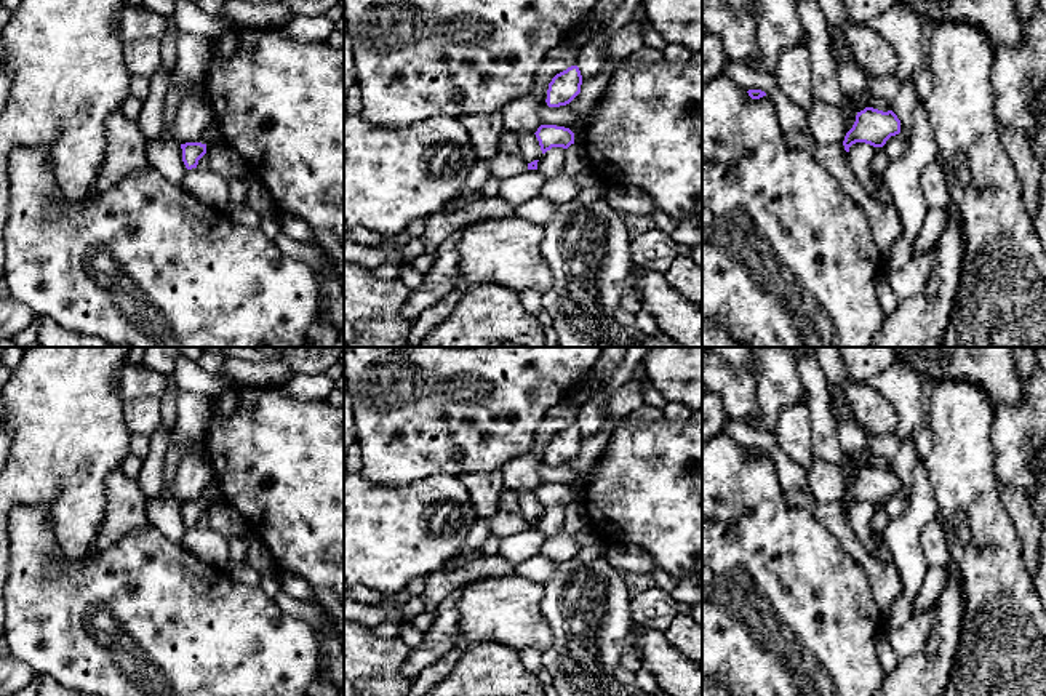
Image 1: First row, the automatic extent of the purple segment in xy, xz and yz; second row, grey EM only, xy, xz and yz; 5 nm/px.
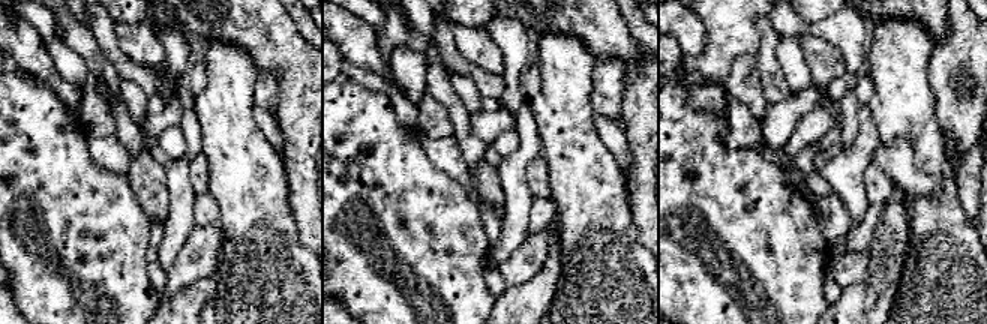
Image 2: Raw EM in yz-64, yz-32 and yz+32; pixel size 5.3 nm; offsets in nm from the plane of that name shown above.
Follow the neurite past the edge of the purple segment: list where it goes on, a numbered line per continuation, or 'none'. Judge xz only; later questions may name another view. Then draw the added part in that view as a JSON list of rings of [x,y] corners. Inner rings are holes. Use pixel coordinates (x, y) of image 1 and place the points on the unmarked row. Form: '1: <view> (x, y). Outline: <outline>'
none

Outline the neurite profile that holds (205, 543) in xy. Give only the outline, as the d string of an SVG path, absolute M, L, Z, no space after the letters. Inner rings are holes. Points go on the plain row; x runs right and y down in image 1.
M213 526L187 528L182 542L194 555L214 568L227 570L232 563L227 539Z

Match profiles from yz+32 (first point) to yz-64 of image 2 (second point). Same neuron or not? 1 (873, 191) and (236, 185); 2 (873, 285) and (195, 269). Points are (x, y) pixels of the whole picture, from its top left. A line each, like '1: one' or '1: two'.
1: two
2: two

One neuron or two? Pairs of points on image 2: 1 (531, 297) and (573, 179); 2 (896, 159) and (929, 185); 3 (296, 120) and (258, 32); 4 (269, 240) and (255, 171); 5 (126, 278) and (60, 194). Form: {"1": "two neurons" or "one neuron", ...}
{"1": "two neurons", "2": "one neuron", "3": "one neuron", "4": "one neuron", "5": "one neuron"}

